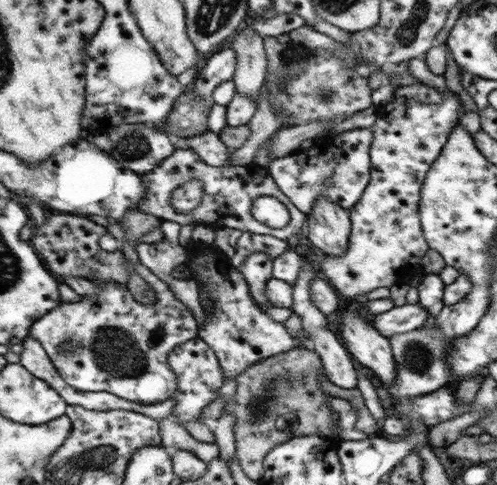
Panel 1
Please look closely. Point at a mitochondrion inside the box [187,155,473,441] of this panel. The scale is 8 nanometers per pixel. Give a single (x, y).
(264, 405)

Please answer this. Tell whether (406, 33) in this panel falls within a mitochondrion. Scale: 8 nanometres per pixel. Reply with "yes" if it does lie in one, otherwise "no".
yes

